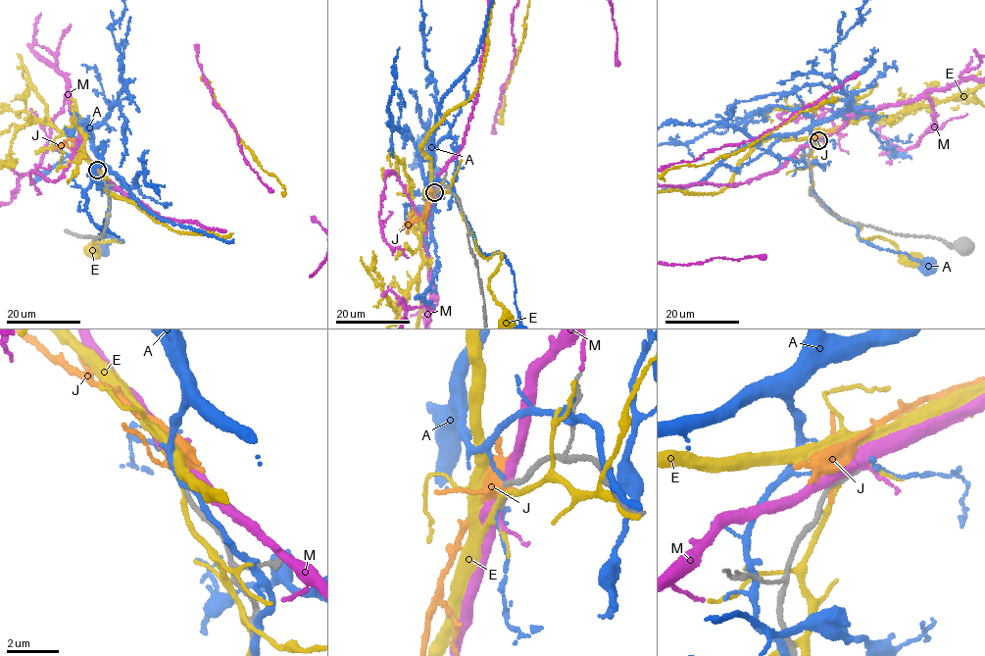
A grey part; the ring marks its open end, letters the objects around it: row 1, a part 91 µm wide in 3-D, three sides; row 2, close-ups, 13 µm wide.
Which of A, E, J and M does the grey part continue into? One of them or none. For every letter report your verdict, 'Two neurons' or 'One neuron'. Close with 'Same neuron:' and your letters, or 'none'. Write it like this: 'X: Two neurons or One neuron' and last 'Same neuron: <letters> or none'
A: Two neurons
E: Two neurons
J: Two neurons
M: One neuron
Same neuron: M

